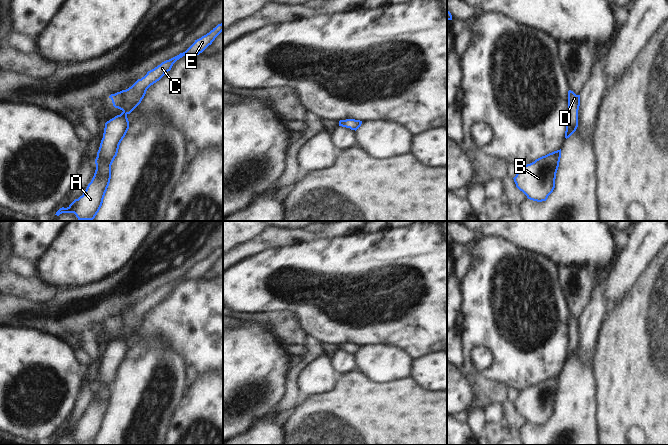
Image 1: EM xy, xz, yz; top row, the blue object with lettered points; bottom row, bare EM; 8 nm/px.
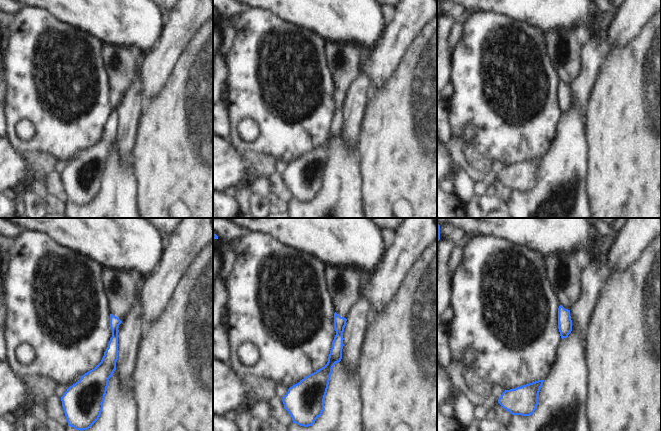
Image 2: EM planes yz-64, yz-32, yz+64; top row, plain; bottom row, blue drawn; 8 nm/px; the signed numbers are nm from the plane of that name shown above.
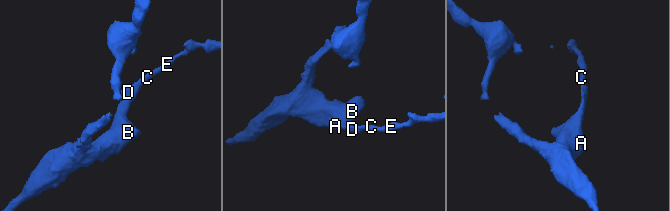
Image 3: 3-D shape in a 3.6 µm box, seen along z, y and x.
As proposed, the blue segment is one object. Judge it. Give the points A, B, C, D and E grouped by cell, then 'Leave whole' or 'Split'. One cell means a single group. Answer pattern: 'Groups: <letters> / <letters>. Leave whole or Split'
Groups: A B C D E. Leave whole

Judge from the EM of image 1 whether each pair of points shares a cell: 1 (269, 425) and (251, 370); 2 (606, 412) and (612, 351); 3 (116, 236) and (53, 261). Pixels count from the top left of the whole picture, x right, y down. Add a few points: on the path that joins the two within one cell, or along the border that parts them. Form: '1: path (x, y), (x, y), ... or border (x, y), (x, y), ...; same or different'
1: border (274, 409), (260, 418), (248, 431); different
2: path (612, 397), (612, 366); same
3: path (100, 240), (83, 254), (69, 261); same

